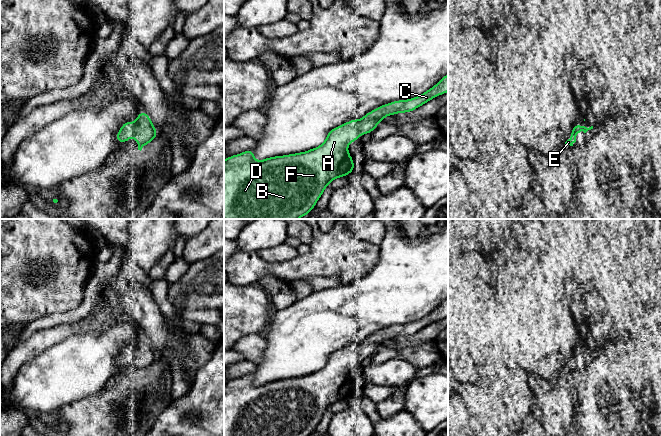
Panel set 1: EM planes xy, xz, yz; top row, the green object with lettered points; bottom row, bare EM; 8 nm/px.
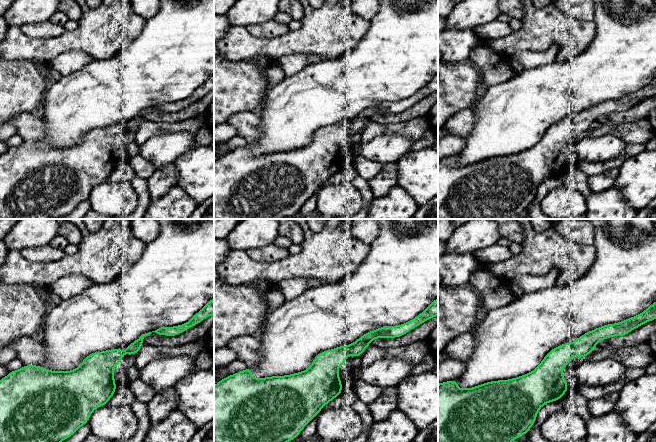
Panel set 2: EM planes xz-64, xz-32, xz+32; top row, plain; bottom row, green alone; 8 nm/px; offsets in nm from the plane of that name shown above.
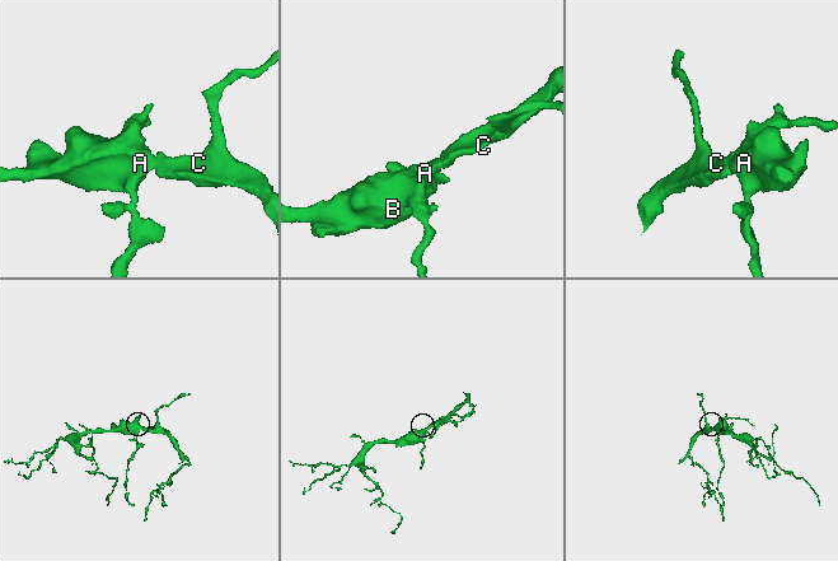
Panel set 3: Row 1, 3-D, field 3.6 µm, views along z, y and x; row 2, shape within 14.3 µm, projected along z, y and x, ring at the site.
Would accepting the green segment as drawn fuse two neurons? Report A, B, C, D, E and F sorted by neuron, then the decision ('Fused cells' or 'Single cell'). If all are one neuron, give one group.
Groups: A B C D E F. Single cell

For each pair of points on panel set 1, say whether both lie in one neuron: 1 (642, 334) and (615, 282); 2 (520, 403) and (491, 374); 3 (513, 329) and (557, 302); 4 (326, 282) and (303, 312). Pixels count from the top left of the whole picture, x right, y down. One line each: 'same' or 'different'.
1: same
2: same
3: same
4: different

